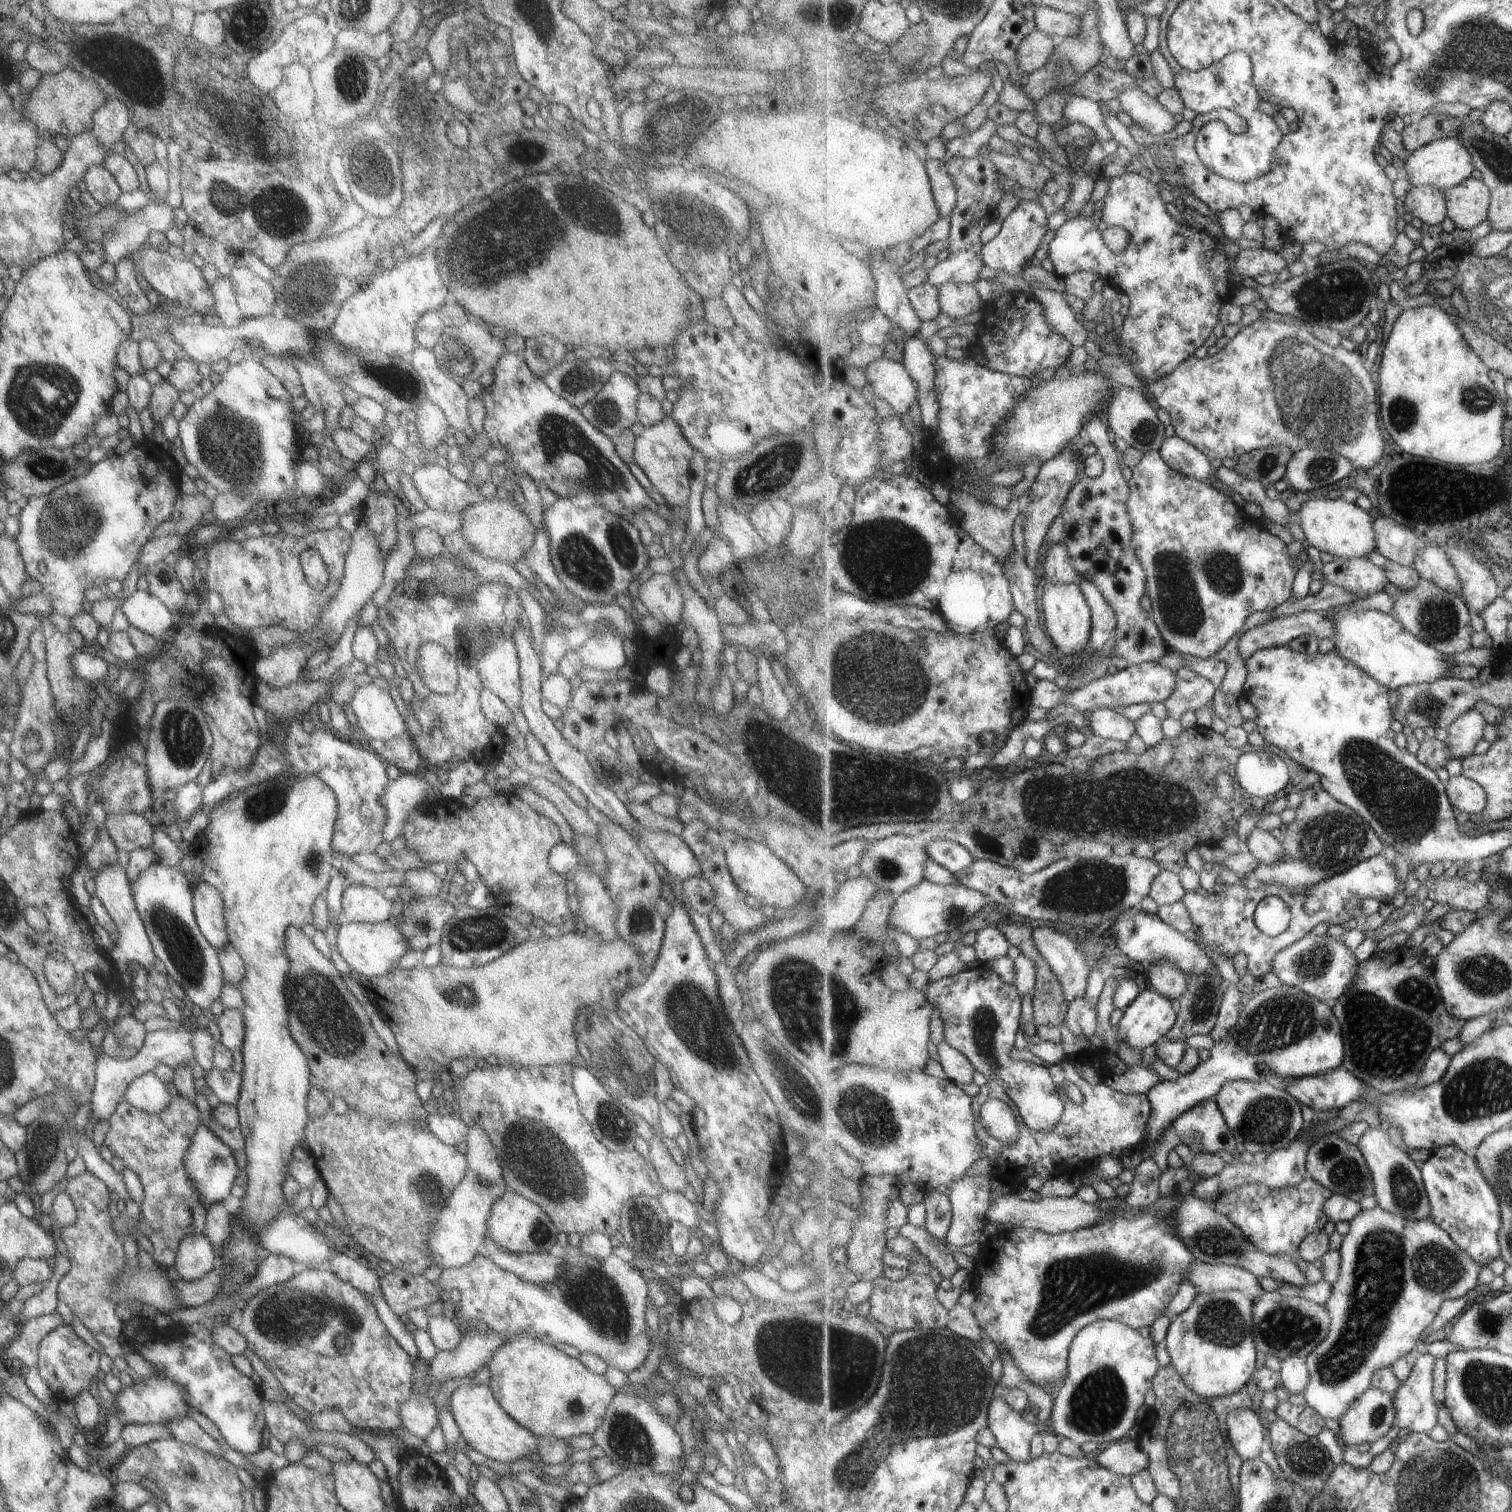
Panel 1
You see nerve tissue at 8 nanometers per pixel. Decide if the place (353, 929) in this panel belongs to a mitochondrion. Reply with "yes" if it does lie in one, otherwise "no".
no

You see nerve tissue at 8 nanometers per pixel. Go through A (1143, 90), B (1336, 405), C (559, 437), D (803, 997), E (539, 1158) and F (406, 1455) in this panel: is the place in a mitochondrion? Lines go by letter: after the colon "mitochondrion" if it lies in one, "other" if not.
A: other
B: mitochondrion
C: mitochondrion
D: mitochondrion
E: mitochondrion
F: other

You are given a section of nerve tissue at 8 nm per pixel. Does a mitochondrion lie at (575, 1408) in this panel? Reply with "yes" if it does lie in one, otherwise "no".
yes

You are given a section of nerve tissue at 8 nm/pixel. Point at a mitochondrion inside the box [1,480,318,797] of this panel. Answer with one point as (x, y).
(71, 524)

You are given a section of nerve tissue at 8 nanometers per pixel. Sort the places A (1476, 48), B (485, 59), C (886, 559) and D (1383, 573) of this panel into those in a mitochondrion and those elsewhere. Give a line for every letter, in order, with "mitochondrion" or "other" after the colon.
A: mitochondrion
B: mitochondrion
C: mitochondrion
D: other

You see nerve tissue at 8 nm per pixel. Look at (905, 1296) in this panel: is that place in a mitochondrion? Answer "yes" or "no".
no

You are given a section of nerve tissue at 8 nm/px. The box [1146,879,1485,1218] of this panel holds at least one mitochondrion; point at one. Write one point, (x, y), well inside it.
(1397, 1050)

